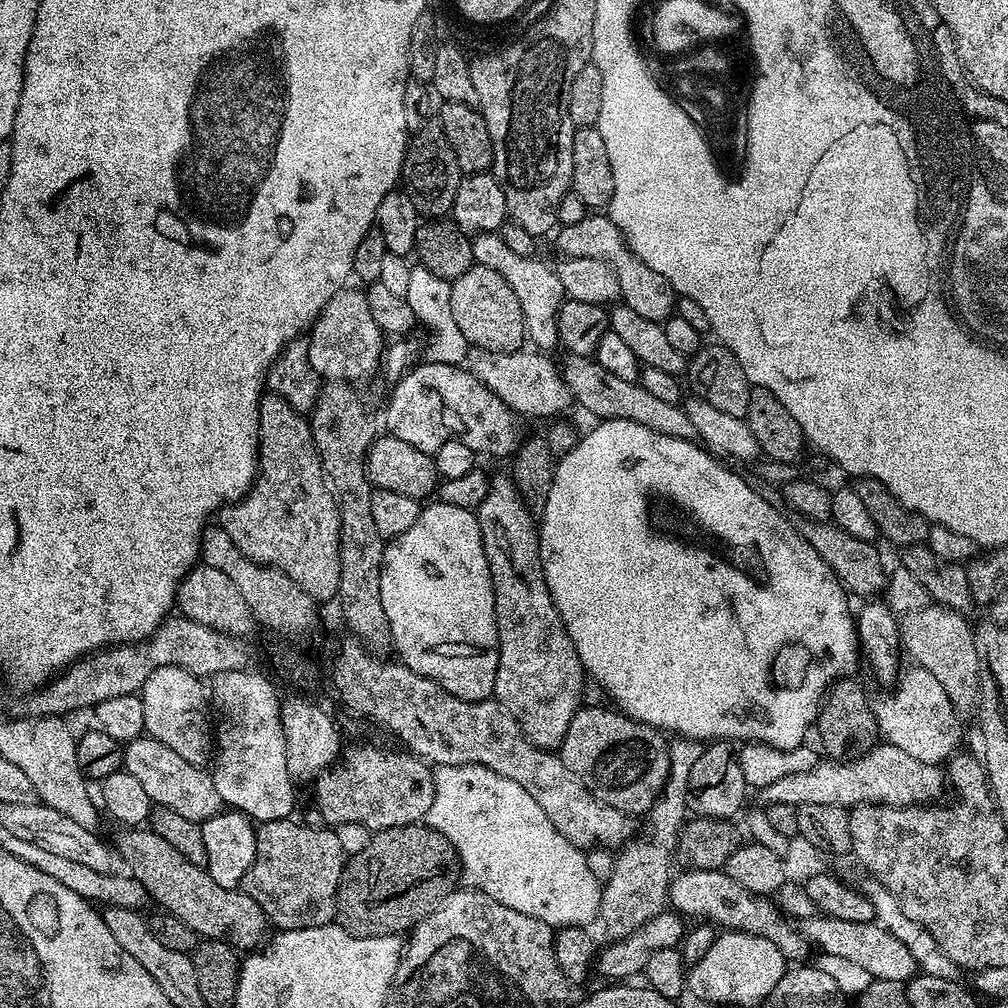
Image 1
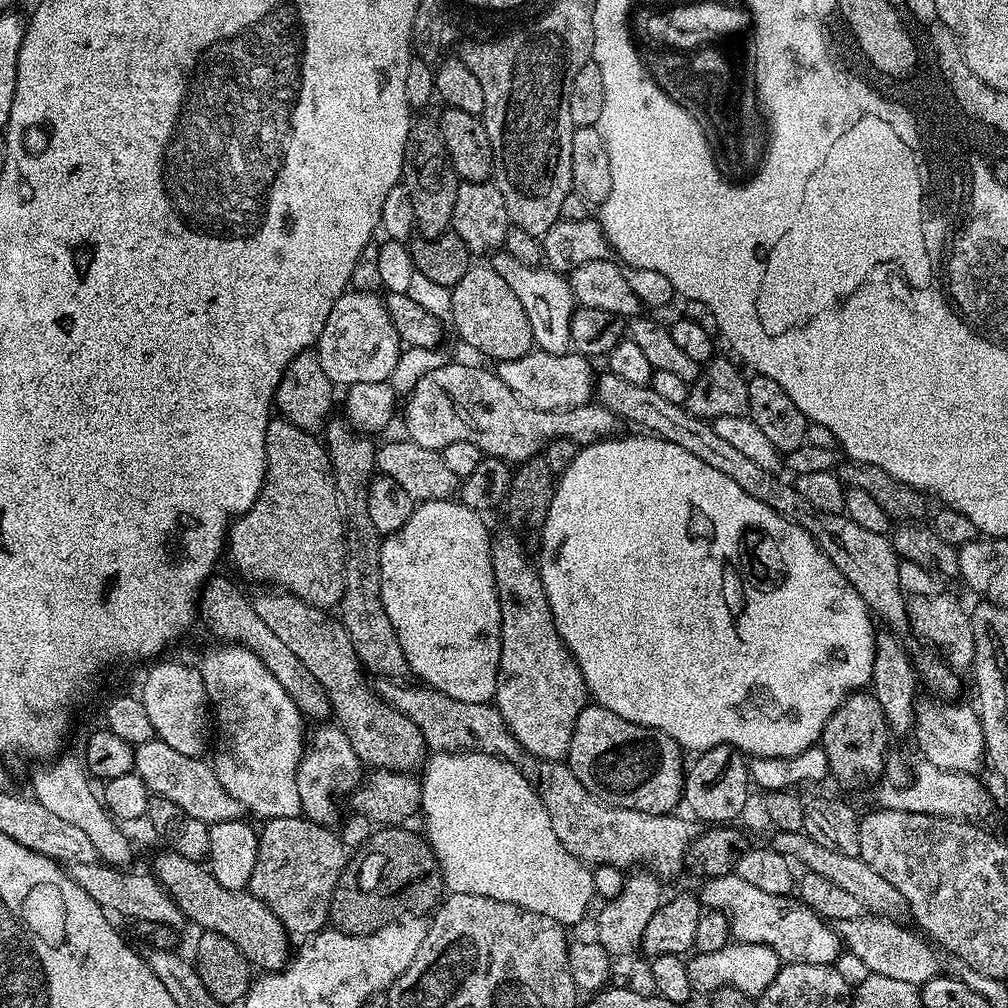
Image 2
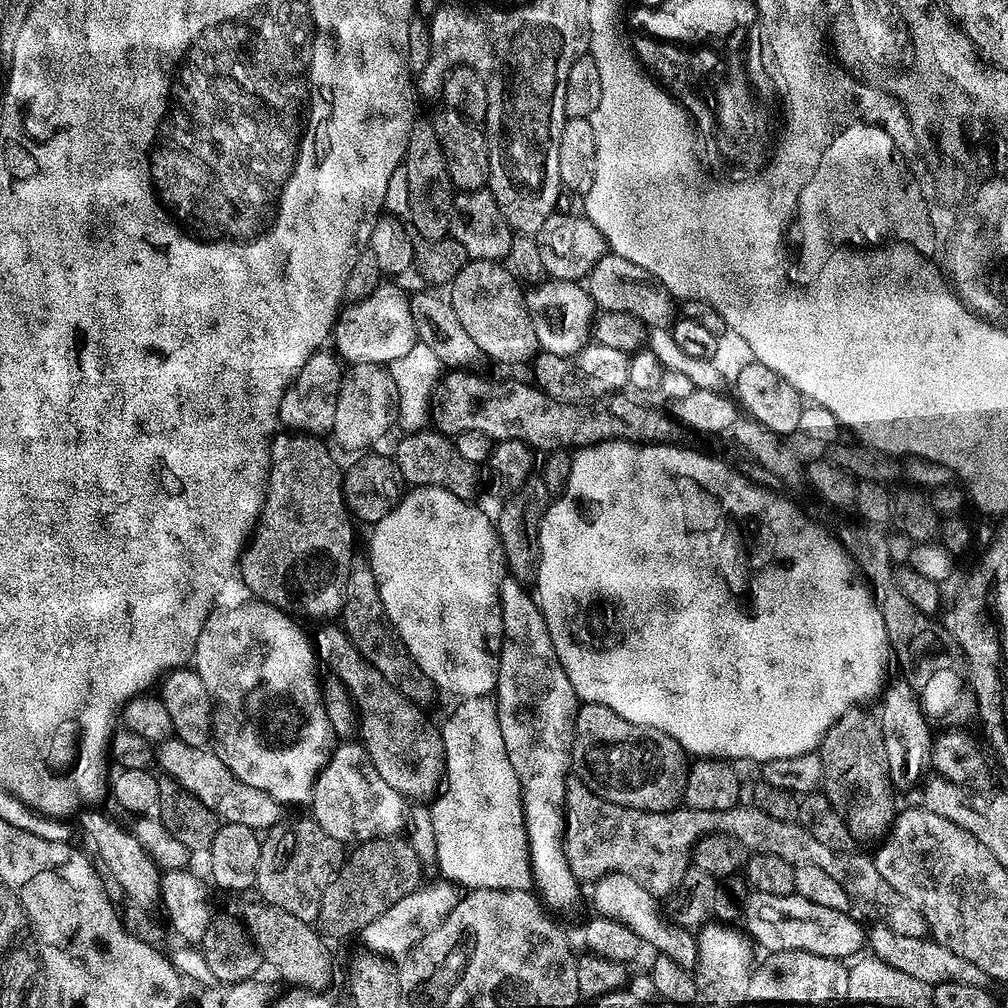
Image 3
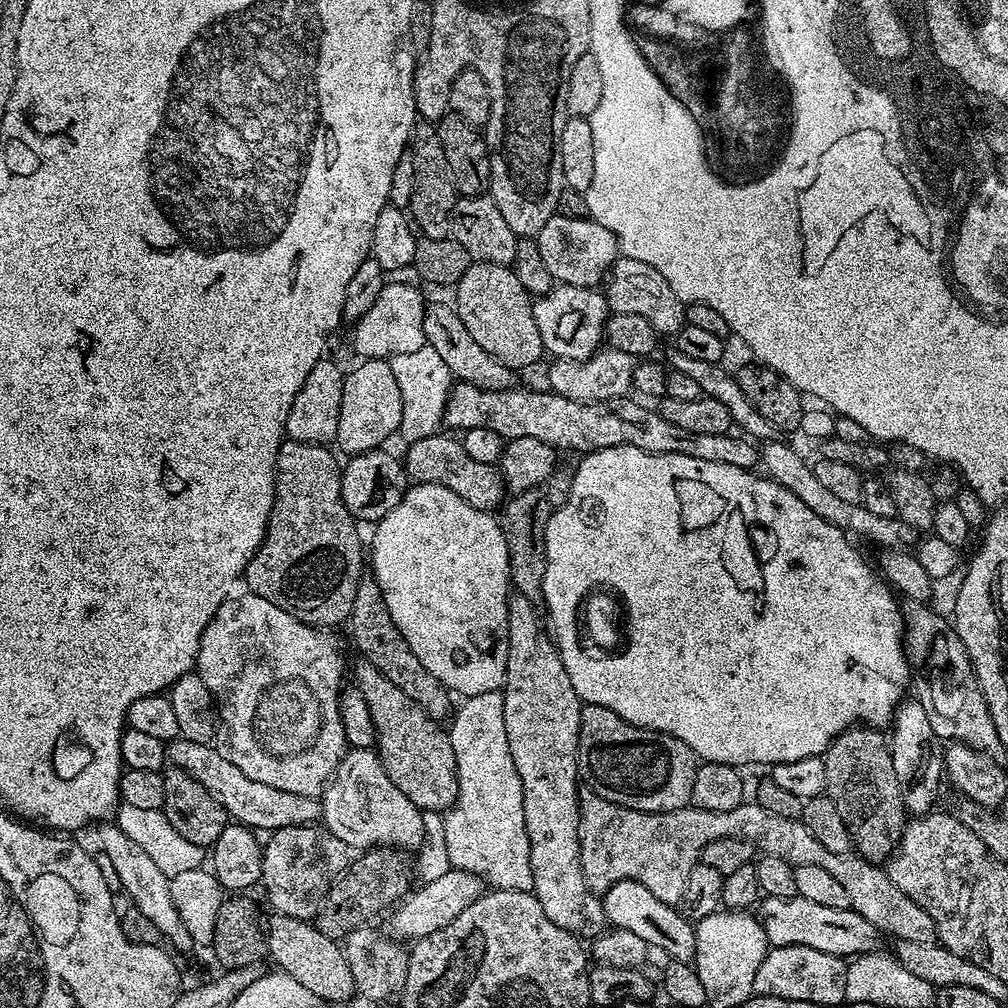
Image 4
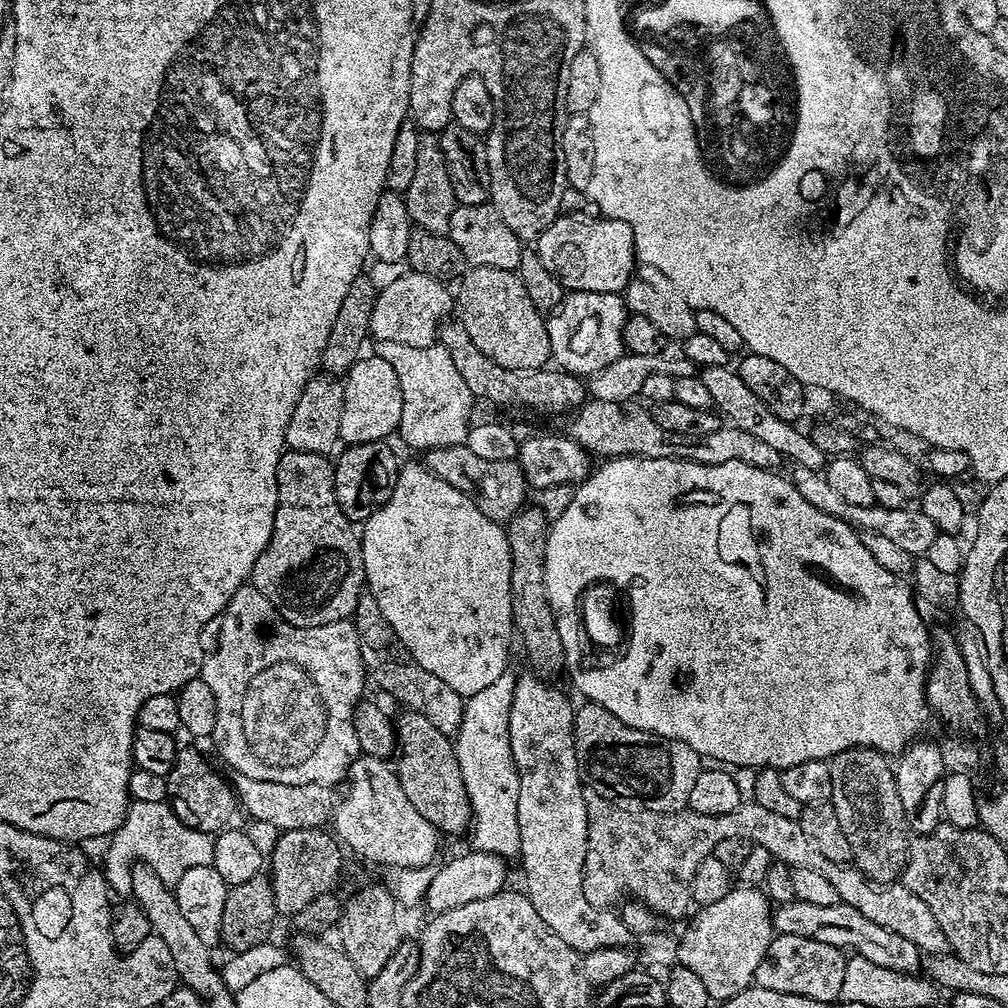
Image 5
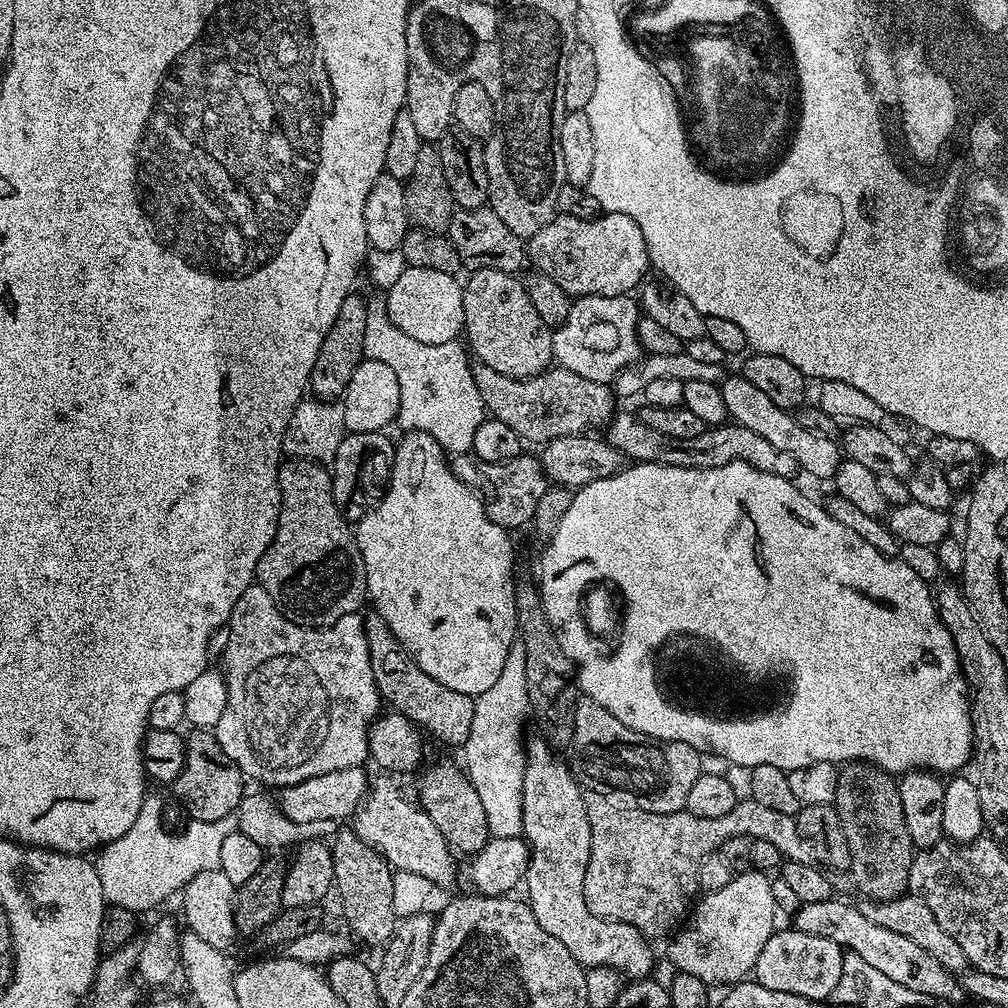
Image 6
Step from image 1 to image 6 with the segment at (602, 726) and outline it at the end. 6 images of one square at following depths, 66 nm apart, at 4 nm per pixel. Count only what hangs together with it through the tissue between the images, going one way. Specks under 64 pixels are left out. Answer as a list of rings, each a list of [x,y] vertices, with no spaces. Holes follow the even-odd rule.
[[[580,698],[570,712],[572,742],[570,767],[581,789],[602,794],[609,800],[654,814],[685,811],[684,803],[702,771],[701,753],[686,742],[653,740],[630,730],[598,702]]]

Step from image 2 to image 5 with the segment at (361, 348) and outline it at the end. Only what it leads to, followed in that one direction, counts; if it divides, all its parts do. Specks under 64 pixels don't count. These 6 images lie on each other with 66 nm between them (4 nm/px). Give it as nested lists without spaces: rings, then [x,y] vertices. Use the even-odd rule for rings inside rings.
[[[404,270],[401,276],[396,276],[385,288],[381,287],[376,293],[374,310],[370,318],[370,332],[373,337],[377,336],[377,341],[398,342],[411,348],[430,348],[437,343],[440,325],[445,323],[444,316],[454,308],[454,296],[449,285],[442,280],[430,278],[430,274],[422,274],[411,270]]]

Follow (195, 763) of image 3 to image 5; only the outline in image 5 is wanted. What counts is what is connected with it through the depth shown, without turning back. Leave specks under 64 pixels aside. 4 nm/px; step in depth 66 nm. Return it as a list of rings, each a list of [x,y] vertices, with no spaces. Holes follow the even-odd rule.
[[[237,775],[234,791],[241,809],[244,808],[256,820],[269,824],[272,828],[281,828],[284,834],[296,834],[303,828],[320,828],[333,819],[338,803],[337,793],[330,785],[287,785],[279,782],[258,781]]]

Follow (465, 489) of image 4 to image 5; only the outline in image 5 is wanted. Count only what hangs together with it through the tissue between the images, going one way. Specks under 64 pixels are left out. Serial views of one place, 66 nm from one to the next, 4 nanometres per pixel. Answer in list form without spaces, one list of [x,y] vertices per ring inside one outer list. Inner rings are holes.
[[[467,443],[430,448],[423,456],[424,467],[429,468],[438,478],[442,478],[442,482],[450,482],[450,486],[460,492],[470,490],[478,510],[482,510],[482,514],[486,514],[486,518],[490,518],[495,524],[507,525],[508,520],[514,518],[520,508],[525,507],[527,500],[524,499],[530,496],[528,481],[525,480],[516,460],[485,462],[468,449]]]

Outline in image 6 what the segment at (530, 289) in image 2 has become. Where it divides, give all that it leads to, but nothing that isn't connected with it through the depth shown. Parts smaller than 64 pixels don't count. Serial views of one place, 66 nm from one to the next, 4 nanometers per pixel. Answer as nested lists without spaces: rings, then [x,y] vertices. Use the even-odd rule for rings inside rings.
[[[628,294],[575,297],[569,306],[568,317],[554,328],[552,334],[552,354],[555,363],[566,370],[574,370],[574,374],[582,374],[582,378],[590,378],[590,382],[611,385],[621,370],[641,359],[642,349],[636,333],[641,315],[639,303]]]

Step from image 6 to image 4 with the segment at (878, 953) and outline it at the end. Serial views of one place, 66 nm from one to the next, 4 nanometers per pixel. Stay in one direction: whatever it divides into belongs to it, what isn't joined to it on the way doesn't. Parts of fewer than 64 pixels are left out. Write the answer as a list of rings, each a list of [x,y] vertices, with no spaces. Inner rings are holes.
[[[765,897],[761,901],[758,919],[765,930],[769,945],[811,946],[814,950],[823,950],[828,954],[852,958],[864,955],[875,949],[878,933],[872,923],[868,923],[851,908],[838,908],[817,905],[800,897],[790,899]]]

